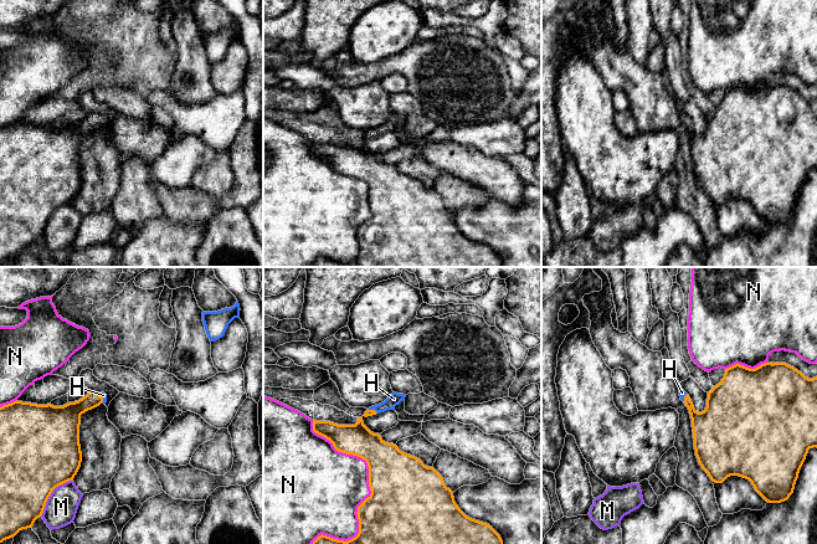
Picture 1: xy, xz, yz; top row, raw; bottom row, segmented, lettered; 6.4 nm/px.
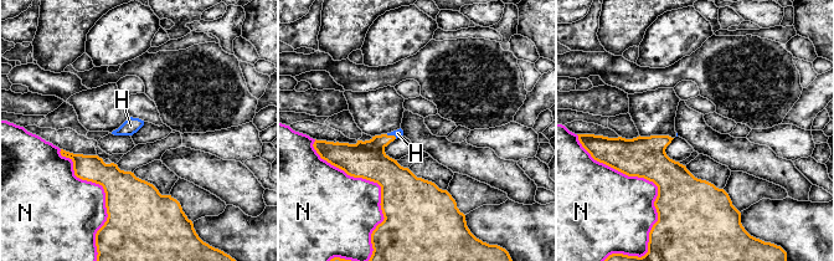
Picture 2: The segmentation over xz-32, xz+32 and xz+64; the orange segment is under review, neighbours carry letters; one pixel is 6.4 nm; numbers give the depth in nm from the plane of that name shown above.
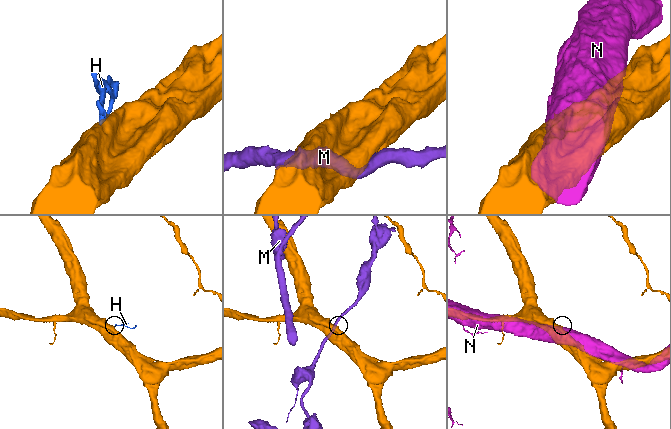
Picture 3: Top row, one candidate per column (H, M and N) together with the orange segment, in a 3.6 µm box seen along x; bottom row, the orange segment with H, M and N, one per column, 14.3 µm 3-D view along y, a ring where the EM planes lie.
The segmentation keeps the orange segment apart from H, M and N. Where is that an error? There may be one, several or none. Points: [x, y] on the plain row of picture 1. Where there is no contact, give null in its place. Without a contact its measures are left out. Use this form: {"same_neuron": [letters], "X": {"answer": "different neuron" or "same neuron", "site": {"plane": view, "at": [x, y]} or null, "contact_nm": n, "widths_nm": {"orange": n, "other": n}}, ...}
{"same_neuron": ["H"], "H": {"answer": "same neuron", "site": {"plane": "xz", "at": [373, 132]}, "contact_nm": 80, "widths_nm": {"orange": 200, "other": 80}}, "M": {"answer": "different neuron", "site": {"plane": "xy", "at": [51, 214]}, "contact_nm": 320, "widths_nm": {"orange": 460, "other": 200}}, "N": {"answer": "different neuron", "site": {"plane": "xz", "at": [369, 193]}, "contact_nm": 800, "widths_nm": {"orange": 420, "other": 440}}}

